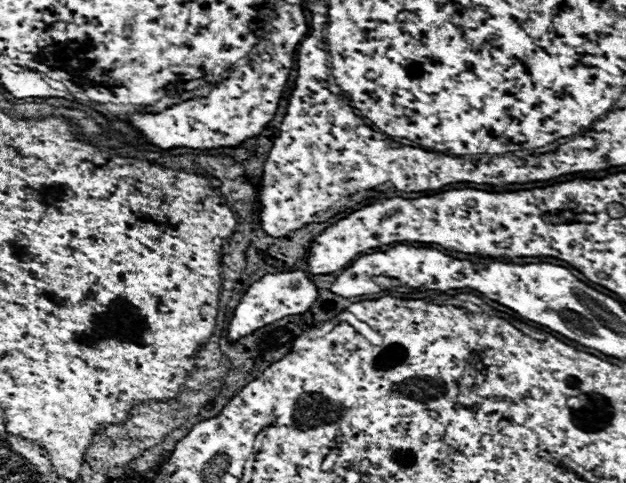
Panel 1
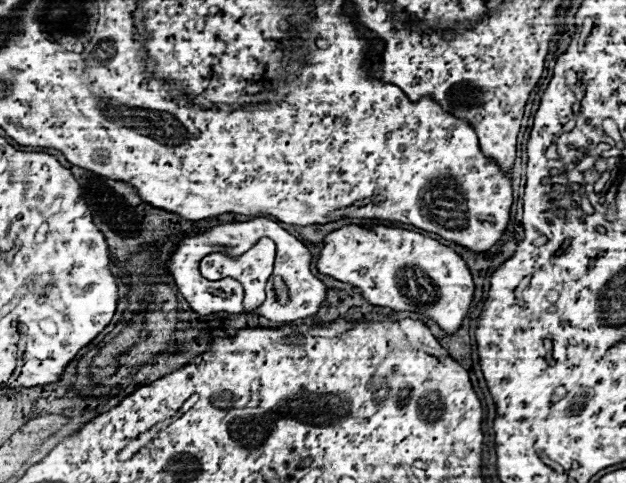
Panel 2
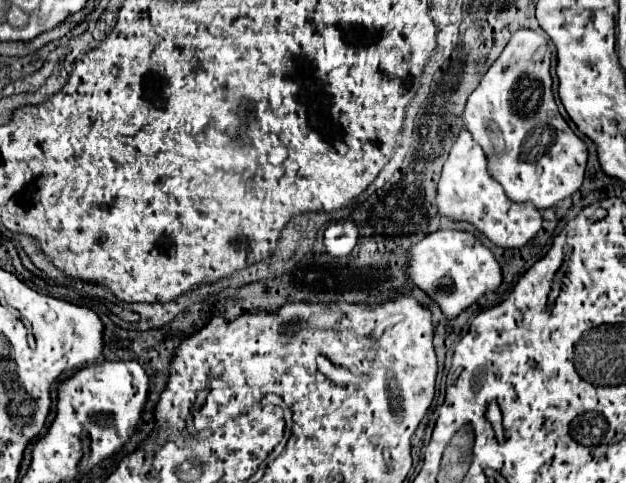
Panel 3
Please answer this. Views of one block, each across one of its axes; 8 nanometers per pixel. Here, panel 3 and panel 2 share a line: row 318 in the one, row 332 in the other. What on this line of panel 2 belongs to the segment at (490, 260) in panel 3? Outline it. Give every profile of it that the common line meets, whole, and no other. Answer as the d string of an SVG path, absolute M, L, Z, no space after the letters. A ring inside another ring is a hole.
M350 224L350 226L342 226L342 228L330 232L324 238L324 246L320 250L316 270L322 274L328 274L340 282L360 288L362 296L374 306L426 314L434 322L438 322L442 326L442 330L446 330L448 334L452 334L460 328L460 324L470 308L472 294L474 294L472 274L460 254L456 254L452 248L440 244L434 238L426 238L418 232L394 228L394 226L372 224L370 228L362 228L362 226Z

